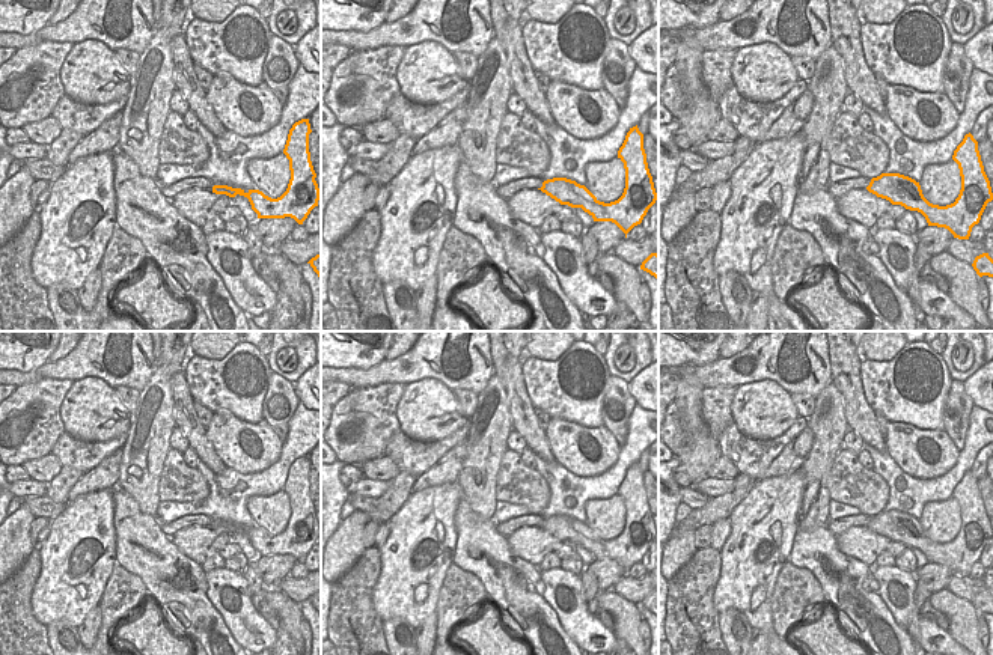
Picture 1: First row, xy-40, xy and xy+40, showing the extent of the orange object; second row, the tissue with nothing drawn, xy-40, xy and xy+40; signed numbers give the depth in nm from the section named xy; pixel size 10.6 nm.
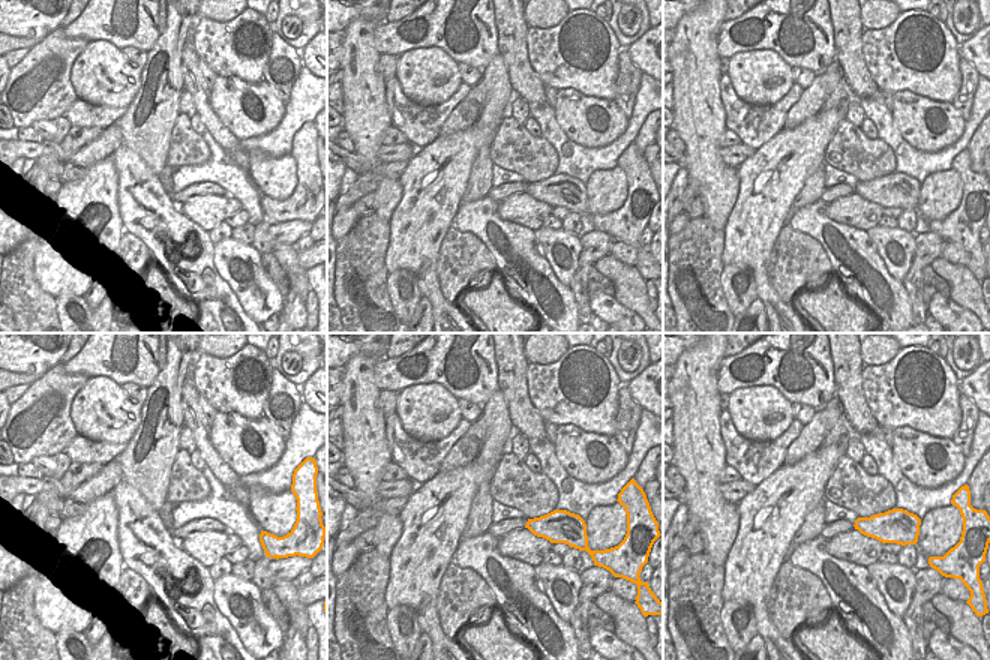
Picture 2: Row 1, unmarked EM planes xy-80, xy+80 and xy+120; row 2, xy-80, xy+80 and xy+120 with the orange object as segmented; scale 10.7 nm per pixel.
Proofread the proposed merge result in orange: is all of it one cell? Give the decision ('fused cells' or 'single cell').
single cell

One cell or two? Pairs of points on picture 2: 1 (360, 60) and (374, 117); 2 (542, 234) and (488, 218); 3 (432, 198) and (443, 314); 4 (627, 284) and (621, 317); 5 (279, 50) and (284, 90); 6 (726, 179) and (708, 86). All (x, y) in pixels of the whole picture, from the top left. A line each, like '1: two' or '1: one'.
1: one
2: two
3: one
4: two
5: one
6: one

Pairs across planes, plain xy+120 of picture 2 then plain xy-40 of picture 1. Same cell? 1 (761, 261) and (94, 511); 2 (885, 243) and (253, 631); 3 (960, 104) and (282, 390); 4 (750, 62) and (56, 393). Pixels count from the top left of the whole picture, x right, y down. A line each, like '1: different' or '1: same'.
1: same
2: same
3: same
4: different

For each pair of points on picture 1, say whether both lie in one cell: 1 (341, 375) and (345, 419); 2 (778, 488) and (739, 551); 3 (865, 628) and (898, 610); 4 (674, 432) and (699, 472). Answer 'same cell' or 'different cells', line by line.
1: different cells
2: same cell
3: different cells
4: different cells

